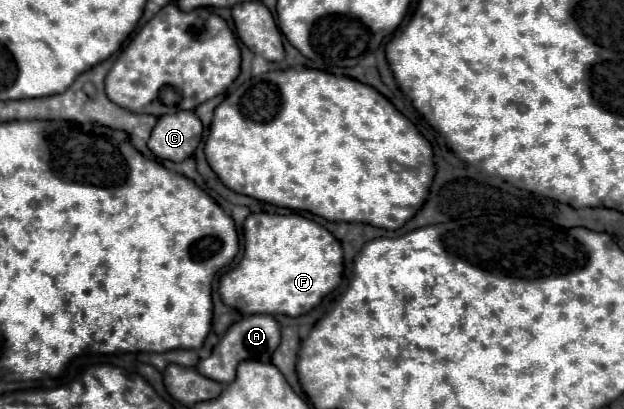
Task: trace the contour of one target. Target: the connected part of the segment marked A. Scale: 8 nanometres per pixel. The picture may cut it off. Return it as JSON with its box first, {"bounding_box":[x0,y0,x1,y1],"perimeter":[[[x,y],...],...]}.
{"bounding_box":[195,316,281,384],"perimeter":[[[245,316],[243,320],[235,322],[227,330],[227,334],[221,338],[221,342],[213,348],[213,354],[205,360],[199,360],[195,368],[199,374],[203,374],[215,382],[229,384],[231,380],[235,380],[235,368],[239,366],[239,362],[243,362],[243,360],[271,362],[271,356],[277,350],[279,342],[281,342],[281,328],[273,316]]]}

